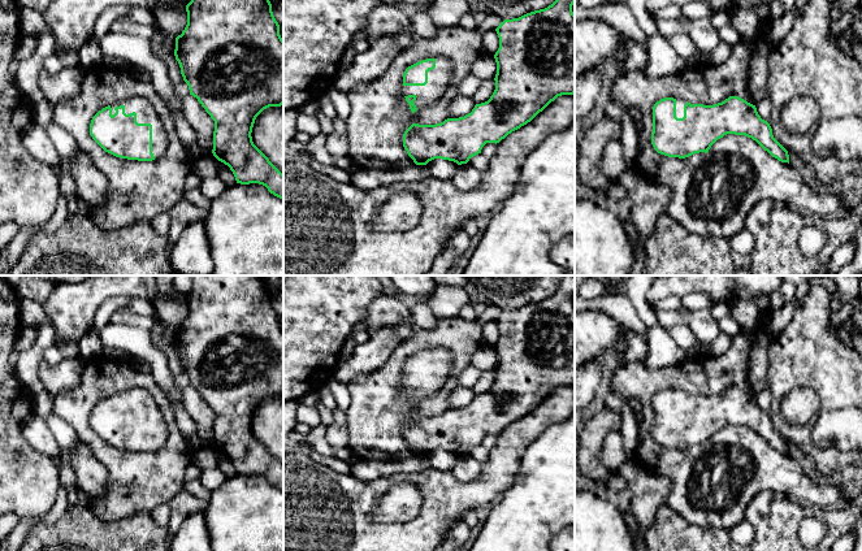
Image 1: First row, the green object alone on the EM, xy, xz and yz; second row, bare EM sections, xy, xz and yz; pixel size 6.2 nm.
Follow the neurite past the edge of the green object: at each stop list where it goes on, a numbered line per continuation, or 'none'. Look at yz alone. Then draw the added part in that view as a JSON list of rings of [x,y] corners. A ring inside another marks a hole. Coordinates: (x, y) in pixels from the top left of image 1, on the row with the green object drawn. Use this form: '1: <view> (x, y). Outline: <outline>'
1: yz (680, 103). Outline: [[[676,99],[676,117],[683,118],[684,117],[684,105],[685,105],[684,99]]]

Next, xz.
1: xz (438, 79). Outline: [[[436,57],[436,68],[428,71],[425,86],[403,86],[403,95],[416,95],[413,101],[420,110],[437,103],[451,82],[452,62],[449,58]]]

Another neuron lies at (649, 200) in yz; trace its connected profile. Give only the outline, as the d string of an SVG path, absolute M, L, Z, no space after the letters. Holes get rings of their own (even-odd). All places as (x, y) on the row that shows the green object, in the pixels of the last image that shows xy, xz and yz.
M627 169L619 179L631 199L631 222L642 246L653 237L658 217L666 213L671 200L671 188L649 182L637 170Z

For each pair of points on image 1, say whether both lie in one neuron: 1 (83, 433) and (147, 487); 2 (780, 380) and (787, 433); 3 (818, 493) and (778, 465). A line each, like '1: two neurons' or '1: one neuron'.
1: one neuron
2: one neuron
3: one neuron

